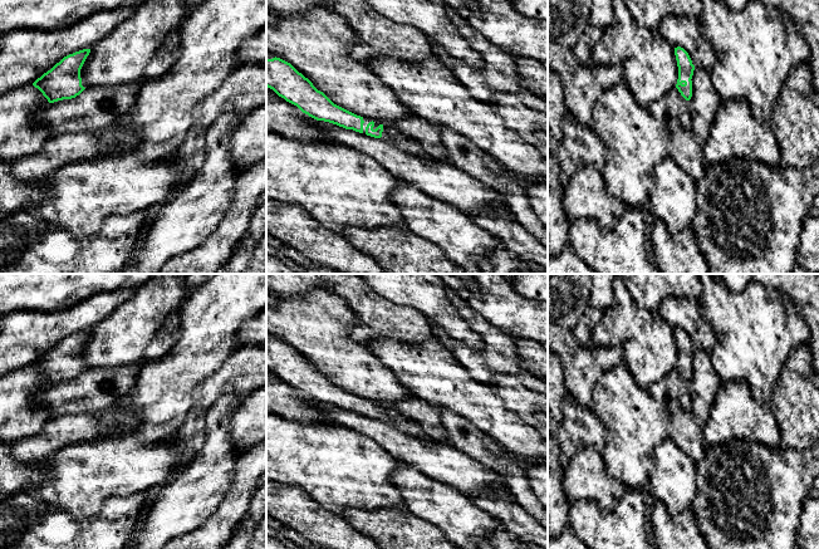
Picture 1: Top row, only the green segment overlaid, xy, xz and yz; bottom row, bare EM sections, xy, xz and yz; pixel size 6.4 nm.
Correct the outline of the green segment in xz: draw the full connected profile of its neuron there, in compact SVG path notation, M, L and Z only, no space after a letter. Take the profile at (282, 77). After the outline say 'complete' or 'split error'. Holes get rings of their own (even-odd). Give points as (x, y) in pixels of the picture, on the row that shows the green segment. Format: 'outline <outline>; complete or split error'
outline M280 58L266 59L266 87L317 121L381 138L411 155L436 161L423 151L417 141L401 134L394 127L379 124L334 104L308 78Z; split error

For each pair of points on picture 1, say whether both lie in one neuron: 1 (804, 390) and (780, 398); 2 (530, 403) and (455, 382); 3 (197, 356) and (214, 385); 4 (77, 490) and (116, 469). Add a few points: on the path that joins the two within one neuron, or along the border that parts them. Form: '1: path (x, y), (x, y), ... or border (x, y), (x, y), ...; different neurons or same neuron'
1: path (798, 396), (795, 398), (786, 398); same neuron
2: border (488, 383), (504, 405), (515, 412); different neurons
3: border (230, 356), (192, 391), (192, 400), (195, 402); different neurons
4: path (87, 480), (97, 470), (106, 469); same neuron

